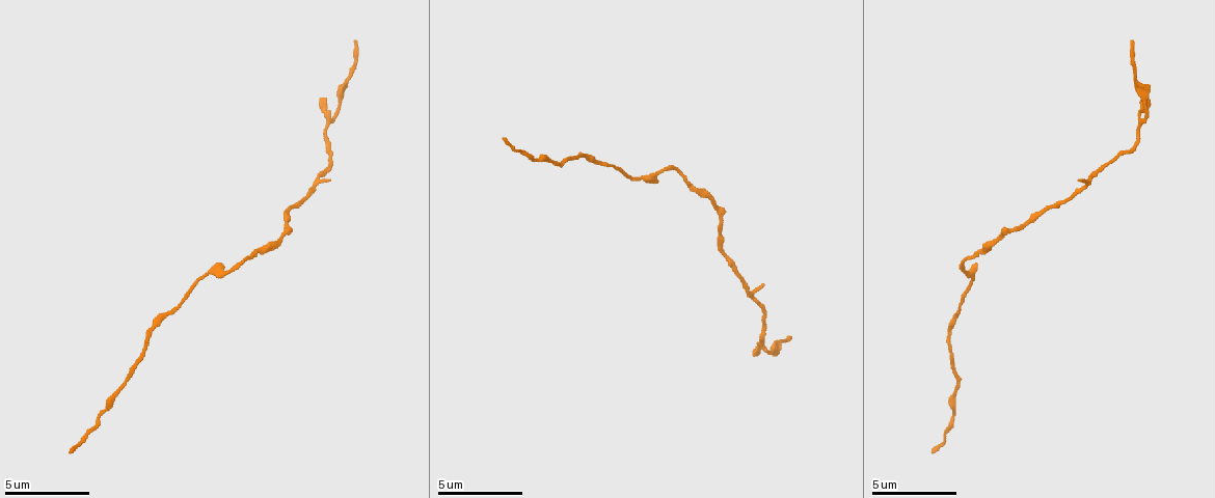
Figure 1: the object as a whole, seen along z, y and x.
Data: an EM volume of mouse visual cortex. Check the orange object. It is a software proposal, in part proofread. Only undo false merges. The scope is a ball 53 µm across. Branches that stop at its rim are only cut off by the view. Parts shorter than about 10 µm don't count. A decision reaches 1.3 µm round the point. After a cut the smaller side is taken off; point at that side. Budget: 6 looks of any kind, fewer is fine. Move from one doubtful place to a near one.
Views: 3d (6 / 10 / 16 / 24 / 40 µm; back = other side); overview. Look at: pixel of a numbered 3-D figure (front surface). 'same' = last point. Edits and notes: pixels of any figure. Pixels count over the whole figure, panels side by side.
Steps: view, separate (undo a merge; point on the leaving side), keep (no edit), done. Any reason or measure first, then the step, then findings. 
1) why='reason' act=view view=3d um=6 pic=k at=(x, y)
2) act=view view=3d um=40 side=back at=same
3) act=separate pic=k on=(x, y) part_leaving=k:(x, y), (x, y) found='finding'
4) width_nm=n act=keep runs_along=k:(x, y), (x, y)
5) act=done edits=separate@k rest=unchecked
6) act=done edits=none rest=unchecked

why='a narrow waist' act=view view=3d um=6 pic=1 at=(721, 227)

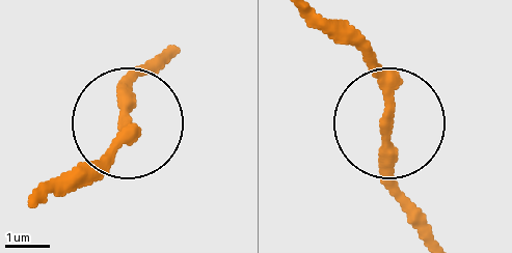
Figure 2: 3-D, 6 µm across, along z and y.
act=view view=3d um=6 side=back pic=2 at=(124, 122)

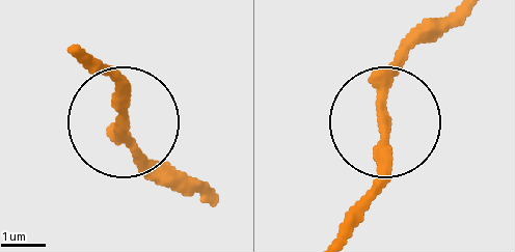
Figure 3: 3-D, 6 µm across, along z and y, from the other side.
act=keep runs_along=3:(166, 164), (126, 131), (103, 67) found='continuous, no second cell'

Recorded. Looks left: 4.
why='thick turns thin' act=view view=3d um=10 pic=1 at=(961, 266)

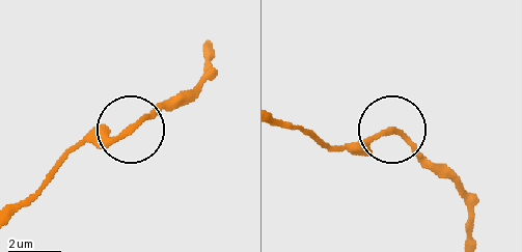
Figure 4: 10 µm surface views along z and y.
act=keep runs_along=4:(438, 173), (387, 129), (335, 148) found='continuous, no second cell'

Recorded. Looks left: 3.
why='two arms in line, one across' act=view view=3d um=10 pic=1 at=(752, 300)

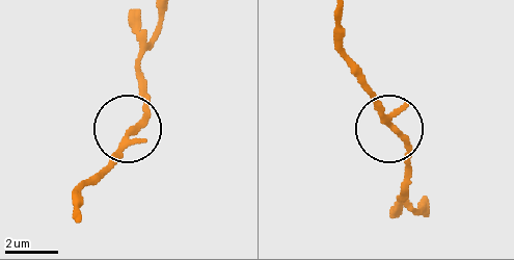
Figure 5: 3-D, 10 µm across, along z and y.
width_nm=180 act=keep found='continuous, no second cell'

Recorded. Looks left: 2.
act=done edits=none rest=unchecked

